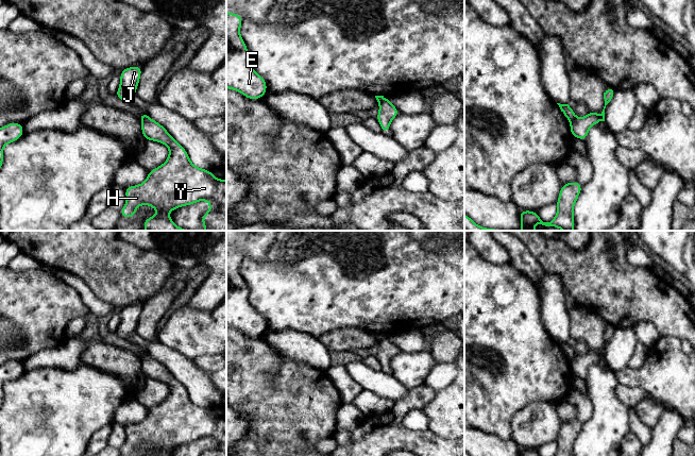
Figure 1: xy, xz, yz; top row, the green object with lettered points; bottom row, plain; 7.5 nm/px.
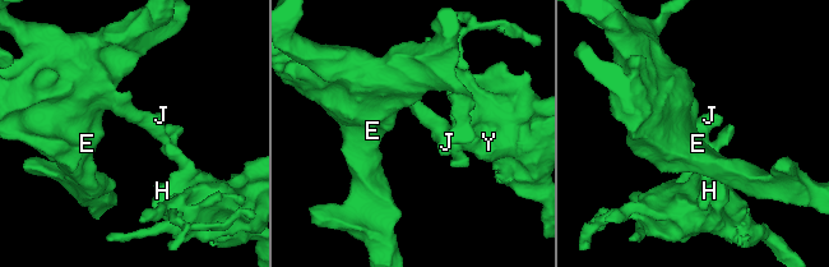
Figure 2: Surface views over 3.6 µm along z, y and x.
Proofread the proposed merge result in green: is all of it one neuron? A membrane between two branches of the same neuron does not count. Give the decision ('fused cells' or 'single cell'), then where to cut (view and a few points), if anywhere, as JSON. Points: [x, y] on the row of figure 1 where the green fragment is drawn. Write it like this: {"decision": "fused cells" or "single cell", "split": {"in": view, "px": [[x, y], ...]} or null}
{"decision": "fused cells", "split": {"in": "yz", "px": [[575, 116], [570, 121]]}}

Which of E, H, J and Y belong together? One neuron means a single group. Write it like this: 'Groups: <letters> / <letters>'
Groups: E J / H Y

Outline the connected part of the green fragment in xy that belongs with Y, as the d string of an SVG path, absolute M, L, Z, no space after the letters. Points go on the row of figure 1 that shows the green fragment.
M149 116L141 120L141 133L146 140L166 145L169 156L164 164L148 172L143 183L124 188L126 202L120 209L121 218L133 218L139 205L149 205L154 207L157 214L143 221L145 231L190 231L176 226L168 213L204 200L210 204L209 210L201 217L204 231L226 231L226 180L219 180L211 171L194 166L185 148Z

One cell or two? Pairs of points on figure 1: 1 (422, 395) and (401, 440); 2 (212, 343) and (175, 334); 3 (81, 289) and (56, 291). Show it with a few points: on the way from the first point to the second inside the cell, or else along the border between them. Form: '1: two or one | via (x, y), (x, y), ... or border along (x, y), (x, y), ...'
1: one | via (409, 403), (397, 415), (397, 427)
2: one | via (203, 343), (189, 332), (184, 332)
3: two | border along (54, 274), (79, 294), (88, 310)

